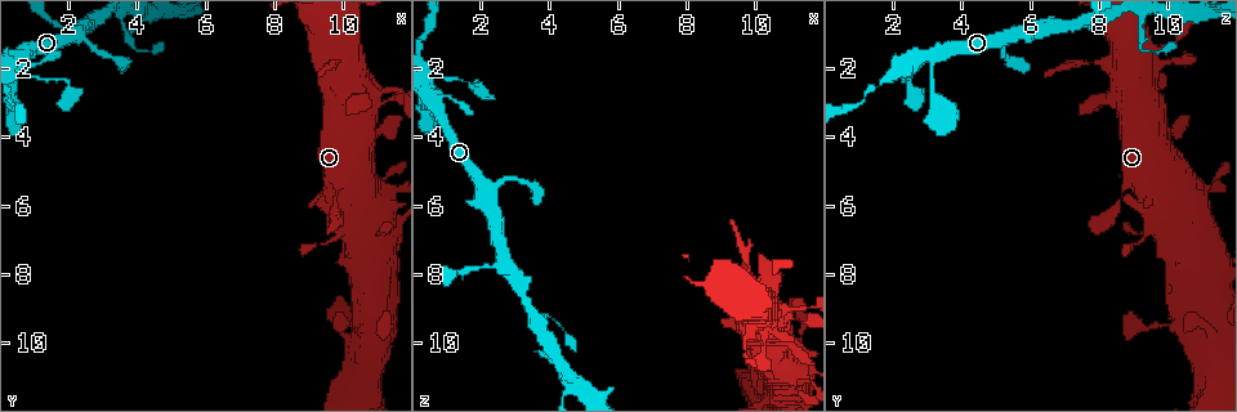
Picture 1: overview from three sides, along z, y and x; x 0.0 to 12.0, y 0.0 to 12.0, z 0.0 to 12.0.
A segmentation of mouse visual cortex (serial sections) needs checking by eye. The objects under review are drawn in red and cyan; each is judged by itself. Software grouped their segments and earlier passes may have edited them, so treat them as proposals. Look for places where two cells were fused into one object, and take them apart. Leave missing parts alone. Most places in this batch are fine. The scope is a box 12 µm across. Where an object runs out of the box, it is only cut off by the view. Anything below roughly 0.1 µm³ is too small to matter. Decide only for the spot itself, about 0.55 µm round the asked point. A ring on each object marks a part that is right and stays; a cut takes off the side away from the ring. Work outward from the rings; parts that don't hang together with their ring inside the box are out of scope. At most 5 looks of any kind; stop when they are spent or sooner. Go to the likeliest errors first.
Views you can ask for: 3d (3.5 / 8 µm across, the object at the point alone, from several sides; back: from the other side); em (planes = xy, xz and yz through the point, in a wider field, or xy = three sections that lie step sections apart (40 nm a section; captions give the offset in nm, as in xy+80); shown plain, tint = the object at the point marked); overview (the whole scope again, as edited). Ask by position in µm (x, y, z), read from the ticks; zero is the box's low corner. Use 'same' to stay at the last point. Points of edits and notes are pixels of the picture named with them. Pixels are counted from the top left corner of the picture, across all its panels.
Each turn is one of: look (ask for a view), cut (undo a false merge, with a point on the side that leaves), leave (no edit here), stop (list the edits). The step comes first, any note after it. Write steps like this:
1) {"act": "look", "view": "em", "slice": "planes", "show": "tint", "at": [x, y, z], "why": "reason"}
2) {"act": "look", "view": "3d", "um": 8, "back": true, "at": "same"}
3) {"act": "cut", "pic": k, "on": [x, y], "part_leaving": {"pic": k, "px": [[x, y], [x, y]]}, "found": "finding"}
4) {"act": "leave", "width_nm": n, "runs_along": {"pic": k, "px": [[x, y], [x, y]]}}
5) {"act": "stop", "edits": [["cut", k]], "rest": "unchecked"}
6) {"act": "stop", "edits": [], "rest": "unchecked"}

{"act": "look", "view": "3d", "um": 3.5, "at": [9.9, 1.8, 8.3], "why": "thick turns thin"}

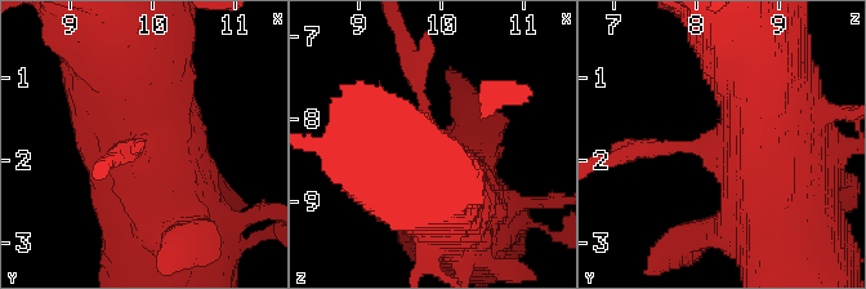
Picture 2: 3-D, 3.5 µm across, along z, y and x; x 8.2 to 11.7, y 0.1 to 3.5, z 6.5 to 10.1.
{"act": "look", "view": "em", "slice": "xy", "step": 3, "show": "tint", "at": [9.95, 1.85, 8.40]}

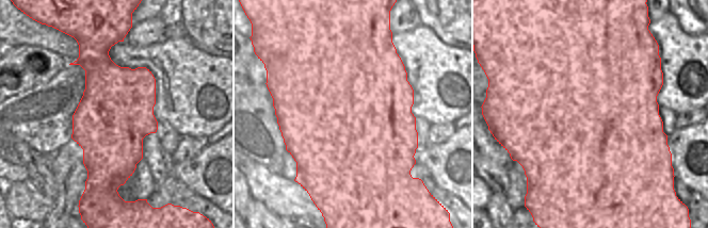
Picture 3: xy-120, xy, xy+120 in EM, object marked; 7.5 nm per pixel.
{"act": "leave", "runs_along": {"pic": 2, "px": [[777, 195], [771, 149], [646, 149]]}, "found": "all the same cell"}

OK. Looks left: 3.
{"act": "look", "view": "3d", "um": 3.5, "back": true, "at": [2.1, 2.5, 2.5]}

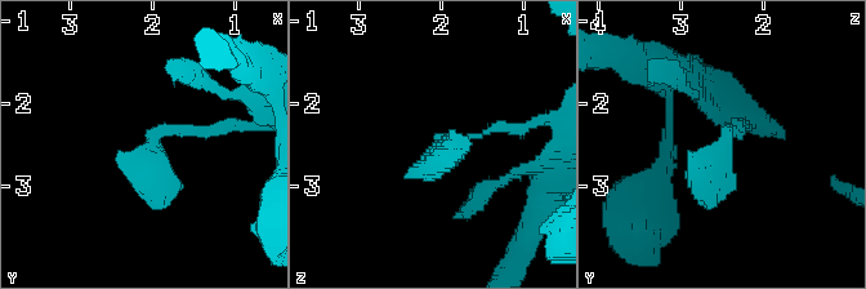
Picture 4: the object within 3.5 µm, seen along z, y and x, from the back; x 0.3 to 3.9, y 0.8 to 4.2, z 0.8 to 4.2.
{"act": "look", "view": "em", "slice": "xy", "step": 2, "show": "tint", "at": [2.00, 2.45, 2.45]}

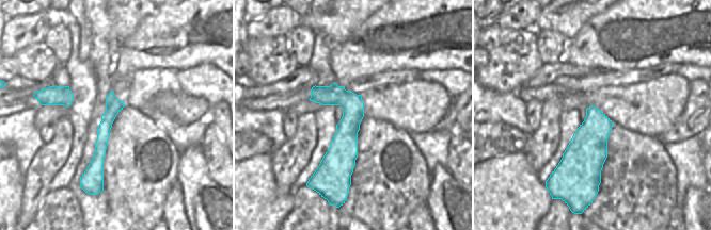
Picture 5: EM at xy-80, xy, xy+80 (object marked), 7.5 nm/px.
{"act": "leave", "runs_along": {"pic": 5, "px": [[315, 88], [347, 108], [345, 182]]}, "found": "continuous, no second cell"}

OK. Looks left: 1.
{"act": "stop", "edits": [], "rest": "unchecked"}

